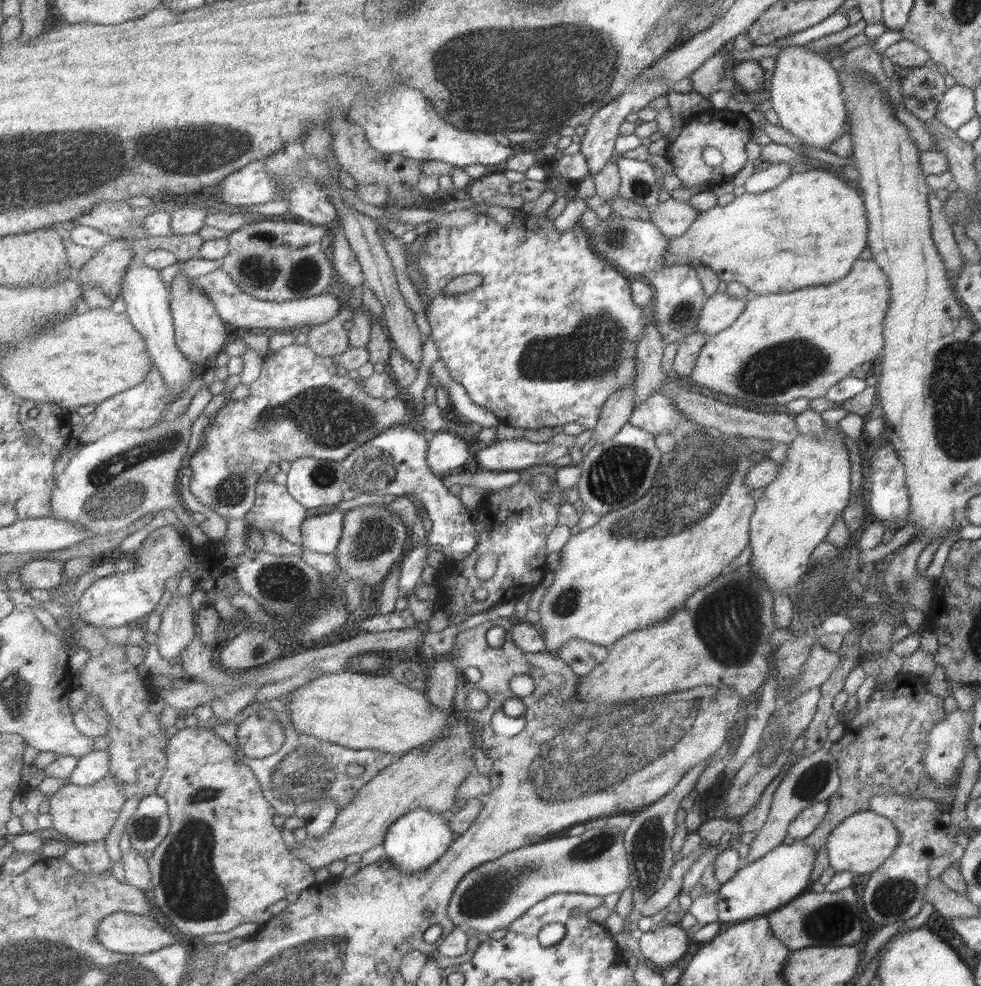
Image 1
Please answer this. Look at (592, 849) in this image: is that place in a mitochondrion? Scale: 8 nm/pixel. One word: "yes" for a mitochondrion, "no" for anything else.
yes

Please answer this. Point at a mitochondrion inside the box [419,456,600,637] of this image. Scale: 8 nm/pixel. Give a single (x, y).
(567, 602)

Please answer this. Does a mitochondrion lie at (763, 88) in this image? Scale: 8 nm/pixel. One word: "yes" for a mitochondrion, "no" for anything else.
no

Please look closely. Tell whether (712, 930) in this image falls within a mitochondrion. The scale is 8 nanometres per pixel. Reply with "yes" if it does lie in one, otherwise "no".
no

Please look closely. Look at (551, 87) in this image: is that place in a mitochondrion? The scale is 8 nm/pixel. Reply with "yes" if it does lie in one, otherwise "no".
yes

